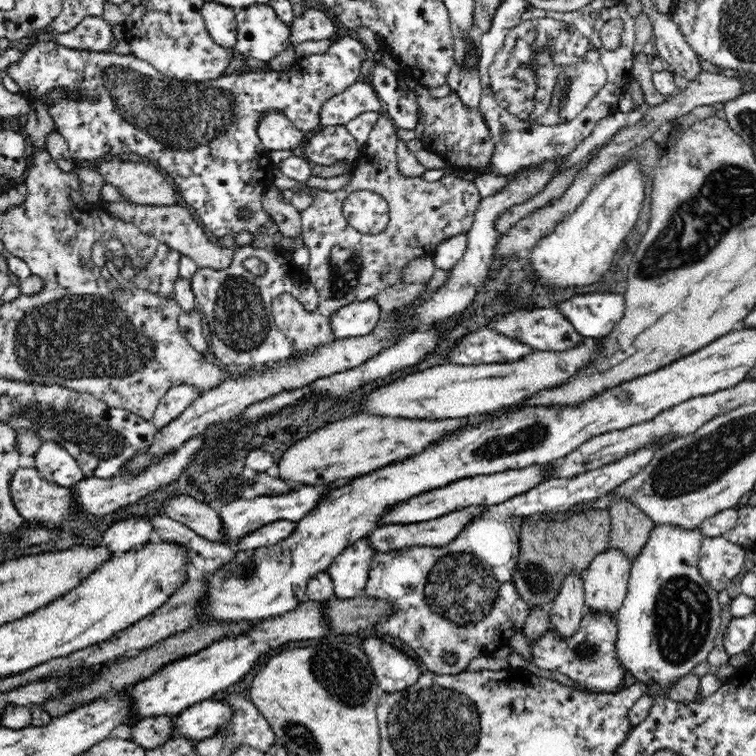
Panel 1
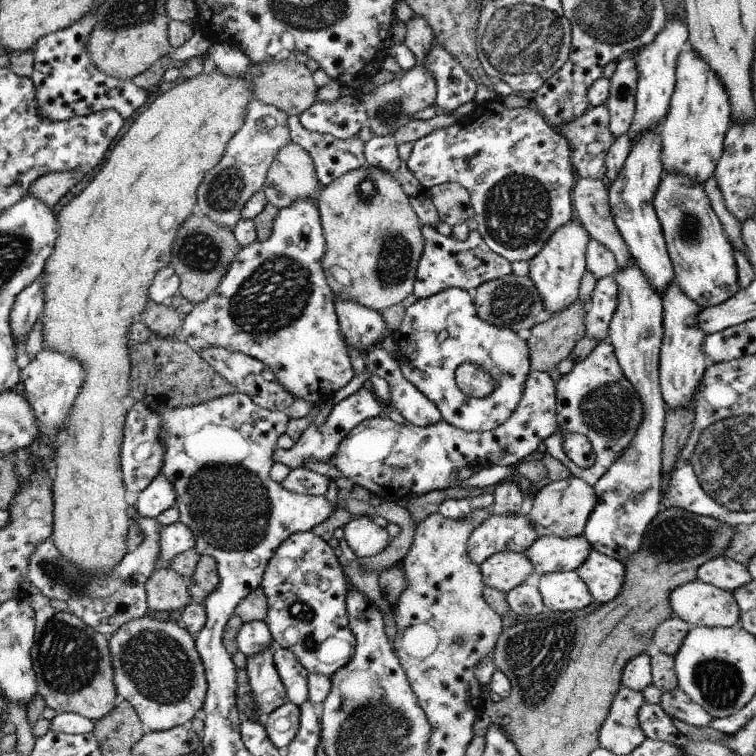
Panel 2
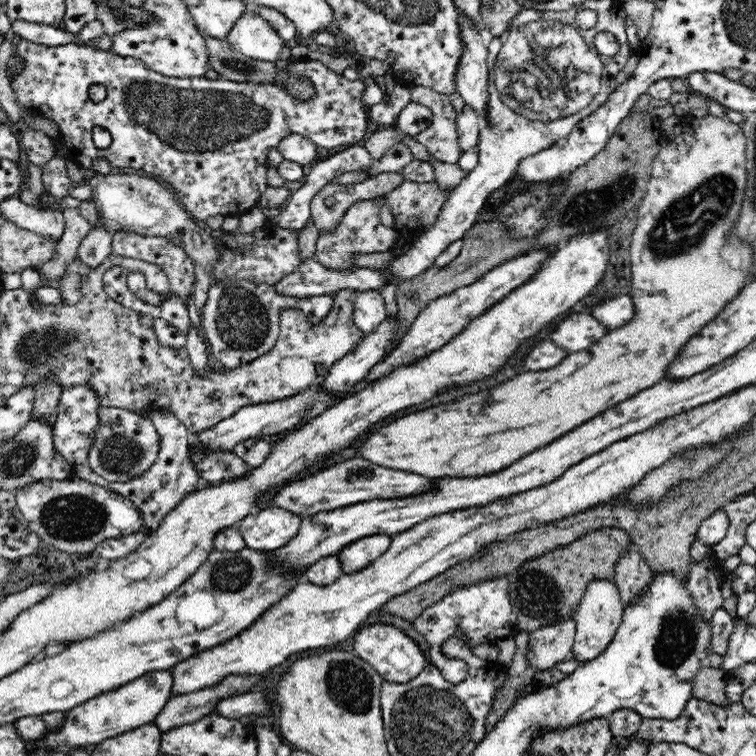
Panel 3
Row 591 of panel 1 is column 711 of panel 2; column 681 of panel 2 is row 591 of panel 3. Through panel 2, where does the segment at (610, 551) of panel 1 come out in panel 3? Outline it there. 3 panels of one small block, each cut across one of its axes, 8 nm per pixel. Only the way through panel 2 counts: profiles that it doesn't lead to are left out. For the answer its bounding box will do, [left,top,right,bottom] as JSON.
[570,578,625,664]

